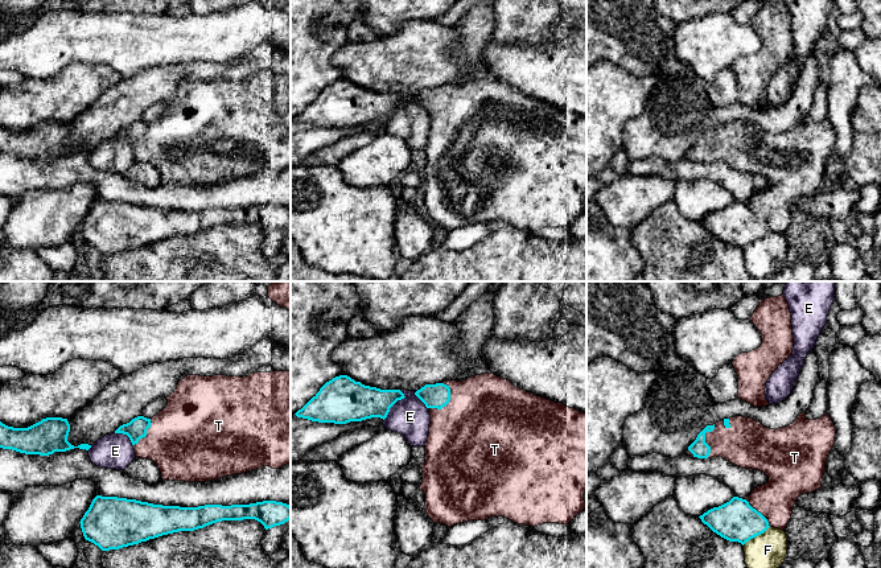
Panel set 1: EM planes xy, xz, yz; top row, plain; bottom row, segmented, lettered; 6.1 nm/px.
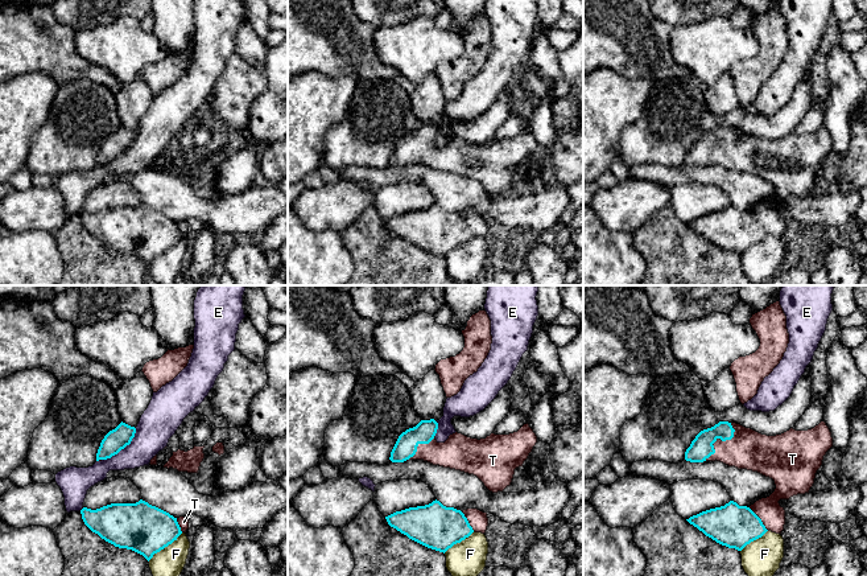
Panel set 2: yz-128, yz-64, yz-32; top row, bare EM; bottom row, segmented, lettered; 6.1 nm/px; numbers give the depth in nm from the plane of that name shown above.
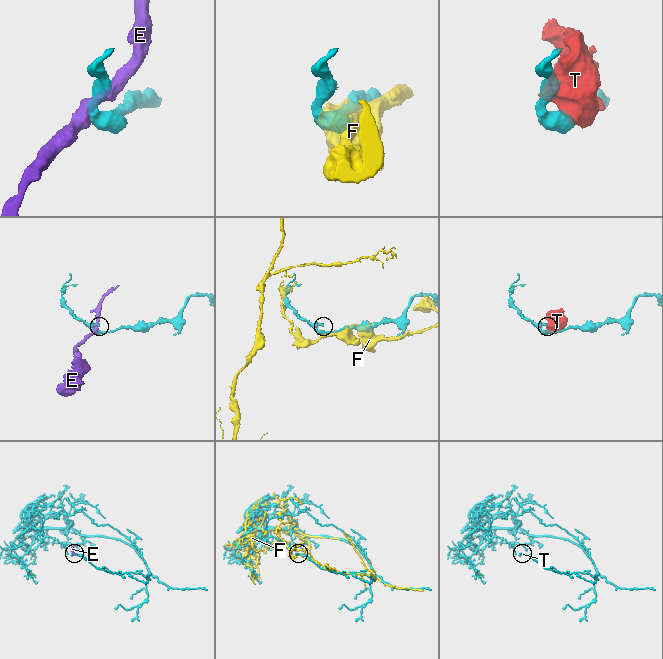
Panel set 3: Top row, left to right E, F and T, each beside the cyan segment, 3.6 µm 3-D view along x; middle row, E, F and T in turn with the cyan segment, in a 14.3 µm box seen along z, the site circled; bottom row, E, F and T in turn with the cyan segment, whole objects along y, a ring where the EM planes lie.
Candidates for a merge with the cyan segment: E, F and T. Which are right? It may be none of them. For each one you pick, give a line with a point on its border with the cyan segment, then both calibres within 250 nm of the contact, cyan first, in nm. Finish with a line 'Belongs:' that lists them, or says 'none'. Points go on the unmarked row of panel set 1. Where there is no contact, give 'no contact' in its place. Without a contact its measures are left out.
T: xz (447, 107) | 150/500 nm
Belongs: T

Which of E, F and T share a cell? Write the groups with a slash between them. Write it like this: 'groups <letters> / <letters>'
groups E / F / T

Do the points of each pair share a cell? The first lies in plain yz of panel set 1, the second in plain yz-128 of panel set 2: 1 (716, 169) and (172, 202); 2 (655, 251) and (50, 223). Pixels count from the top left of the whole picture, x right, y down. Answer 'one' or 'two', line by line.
1: one
2: two

